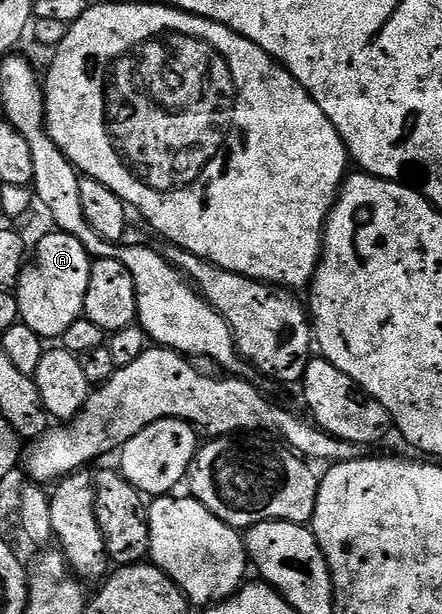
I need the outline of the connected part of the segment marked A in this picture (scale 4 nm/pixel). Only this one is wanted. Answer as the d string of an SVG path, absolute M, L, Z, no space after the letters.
M58 229L52 230L52 235L47 235L35 247L35 256L28 258L23 264L23 272L19 278L17 294L19 297L19 317L23 324L33 333L37 333L45 341L58 340L83 315L85 293L89 289L89 273L93 262L88 255L85 245L77 237L67 235Z

